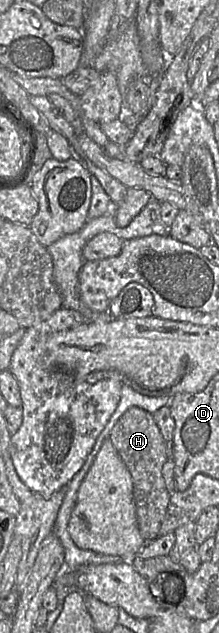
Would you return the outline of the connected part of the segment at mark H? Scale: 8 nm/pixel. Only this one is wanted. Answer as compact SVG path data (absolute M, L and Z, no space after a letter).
M136 406L119 418L108 437L131 473L140 533L145 542L152 541L159 536L171 498L162 475L162 468L168 460L167 442L153 414Z

